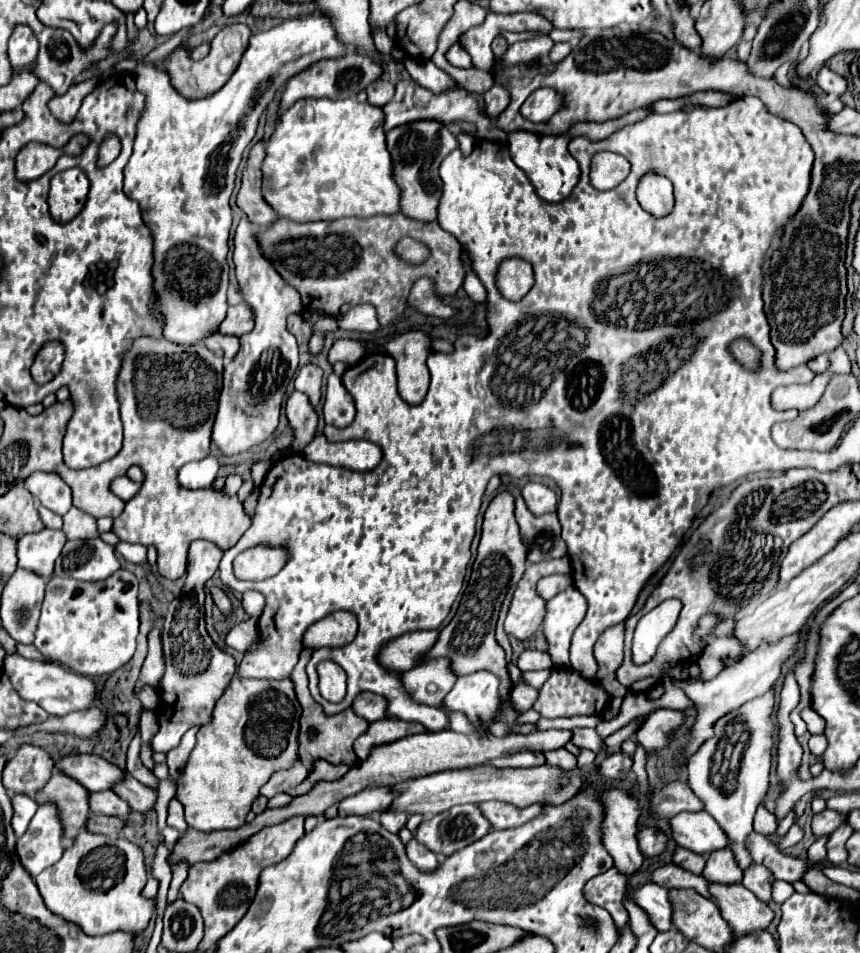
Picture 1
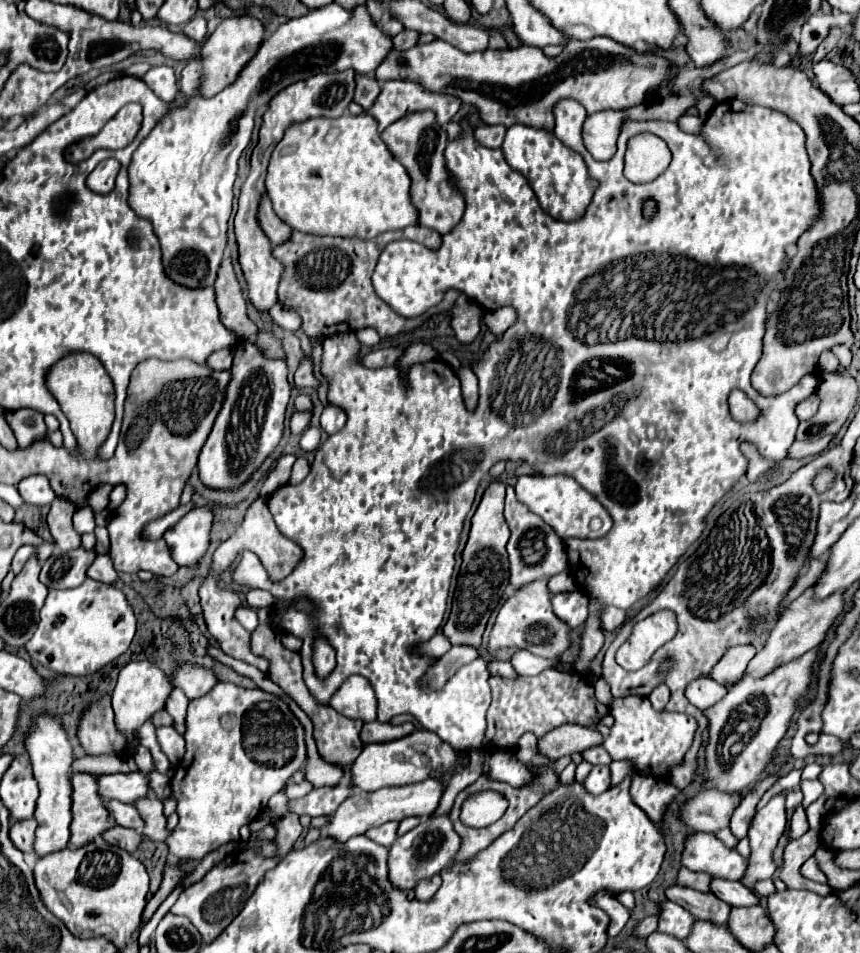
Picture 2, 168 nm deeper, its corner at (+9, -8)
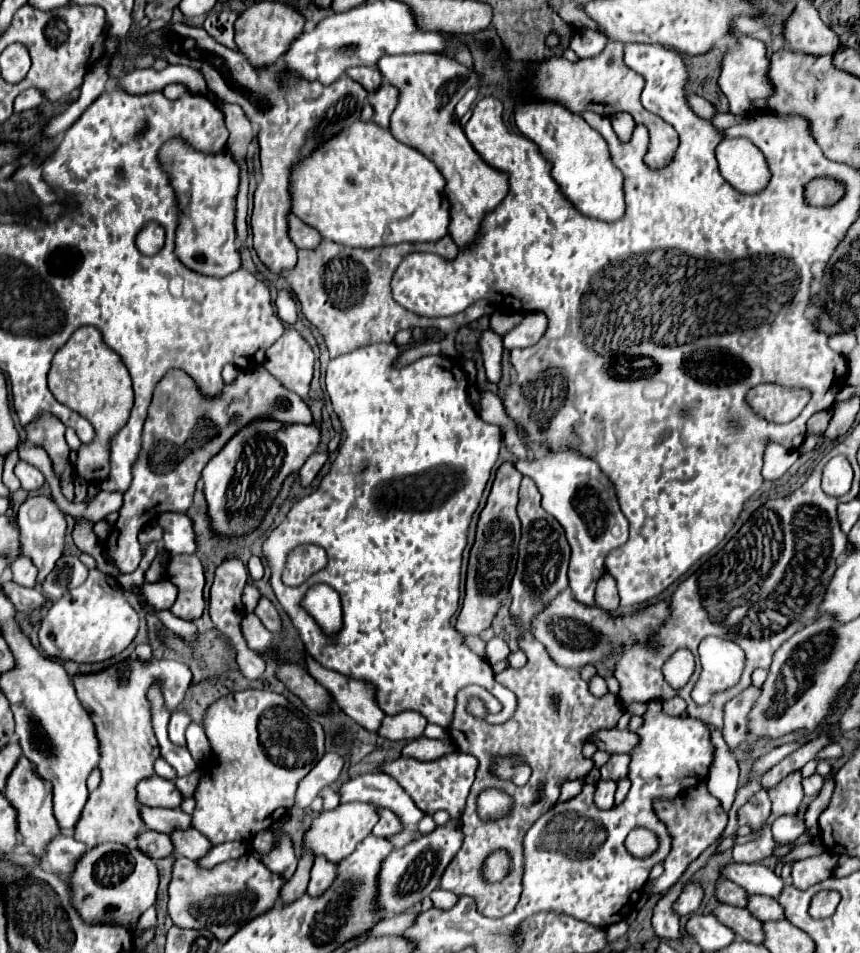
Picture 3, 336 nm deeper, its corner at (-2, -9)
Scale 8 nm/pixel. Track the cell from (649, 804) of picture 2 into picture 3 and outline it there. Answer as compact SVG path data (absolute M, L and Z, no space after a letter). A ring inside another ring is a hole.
M706 783L692 787L692 791L686 791L680 799L676 799L676 803L656 803L656 813L660 819L664 819L664 823L668 823L672 835L672 851L664 861L664 873L644 887L644 893L648 895L666 891L686 871L688 863L692 863L692 859L696 859L710 843L722 835L728 821L728 815L722 811L720 801L708 793Z

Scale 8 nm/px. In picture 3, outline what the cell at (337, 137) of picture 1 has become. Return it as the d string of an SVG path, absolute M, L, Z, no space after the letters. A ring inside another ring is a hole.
M356 121L356 123L352 123L350 129L344 129L340 135L336 135L336 139L330 139L324 147L320 147L320 151L314 151L308 159L304 159L296 165L296 171L292 173L292 211L304 223L318 229L324 239L330 239L330 241L340 243L340 245L348 245L348 247L374 249L374 247L382 247L382 245L398 245L398 243L404 243L404 241L408 241L408 243L436 243L436 241L440 241L442 237L448 235L448 223L450 223L450 205L446 201L444 187L446 187L446 183L444 183L442 173L420 151L400 143L398 139L394 139L390 129L382 129L382 127L374 125L372 121L368 121L368 123Z

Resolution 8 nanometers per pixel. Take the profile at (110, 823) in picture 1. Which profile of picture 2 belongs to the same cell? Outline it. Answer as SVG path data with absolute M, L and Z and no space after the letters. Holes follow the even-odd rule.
M113 826L113 828L105 830L105 832L101 834L101 838L103 838L105 842L109 842L109 844L115 844L115 846L131 852L131 854L135 854L137 844L139 844L139 840L141 840L141 836L139 836L135 830L123 828L123 826Z

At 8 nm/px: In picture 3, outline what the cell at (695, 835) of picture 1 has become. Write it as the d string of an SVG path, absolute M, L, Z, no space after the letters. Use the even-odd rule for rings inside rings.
M734 863L726 867L722 875L746 889L748 895L768 895L778 899L784 889L784 879L760 863Z

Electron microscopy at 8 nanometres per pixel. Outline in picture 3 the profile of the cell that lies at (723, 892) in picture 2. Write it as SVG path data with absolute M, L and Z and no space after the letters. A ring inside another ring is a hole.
M752 895L750 903L748 903L748 911L764 923L766 921L776 921L776 919L786 919L784 917L784 907L776 899L768 899L768 897Z

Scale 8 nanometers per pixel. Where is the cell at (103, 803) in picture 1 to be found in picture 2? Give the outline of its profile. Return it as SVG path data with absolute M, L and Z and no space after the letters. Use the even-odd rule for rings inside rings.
M107 800L105 808L109 810L109 816L115 824L125 826L125 828L133 828L133 830L141 830L143 822L139 818L139 812L131 804L125 804L119 800Z

